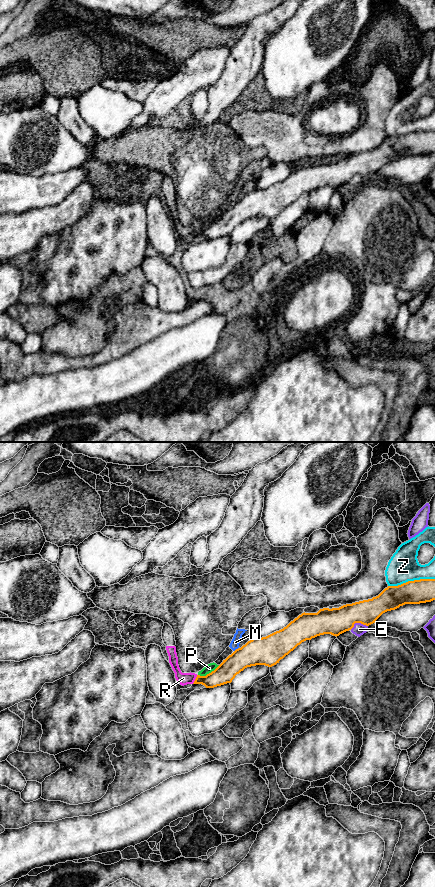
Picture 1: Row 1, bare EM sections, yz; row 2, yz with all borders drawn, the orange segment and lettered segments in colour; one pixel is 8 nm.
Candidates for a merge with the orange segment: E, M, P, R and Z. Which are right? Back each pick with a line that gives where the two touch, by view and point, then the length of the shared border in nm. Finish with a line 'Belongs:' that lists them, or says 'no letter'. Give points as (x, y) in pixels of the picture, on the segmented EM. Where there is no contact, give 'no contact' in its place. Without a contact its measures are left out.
Belongs: no letter

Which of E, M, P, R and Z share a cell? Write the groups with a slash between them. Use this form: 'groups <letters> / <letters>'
groups E / M P R / Z

